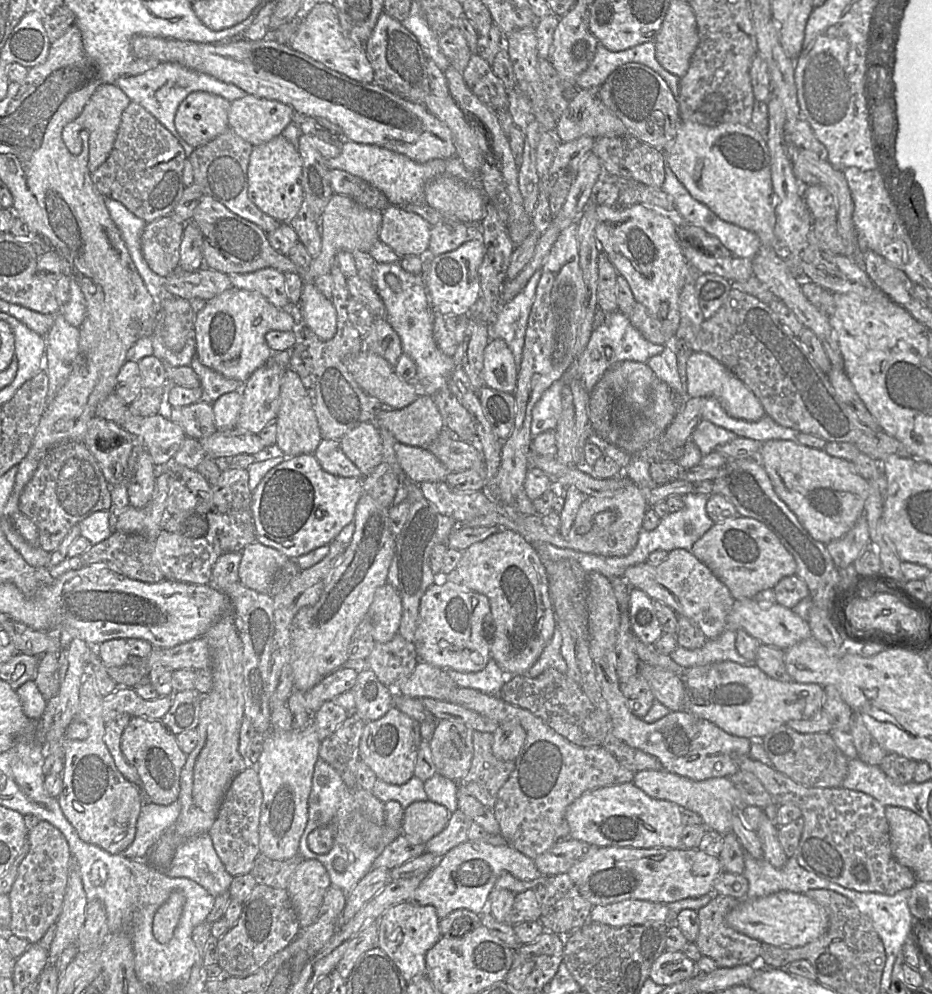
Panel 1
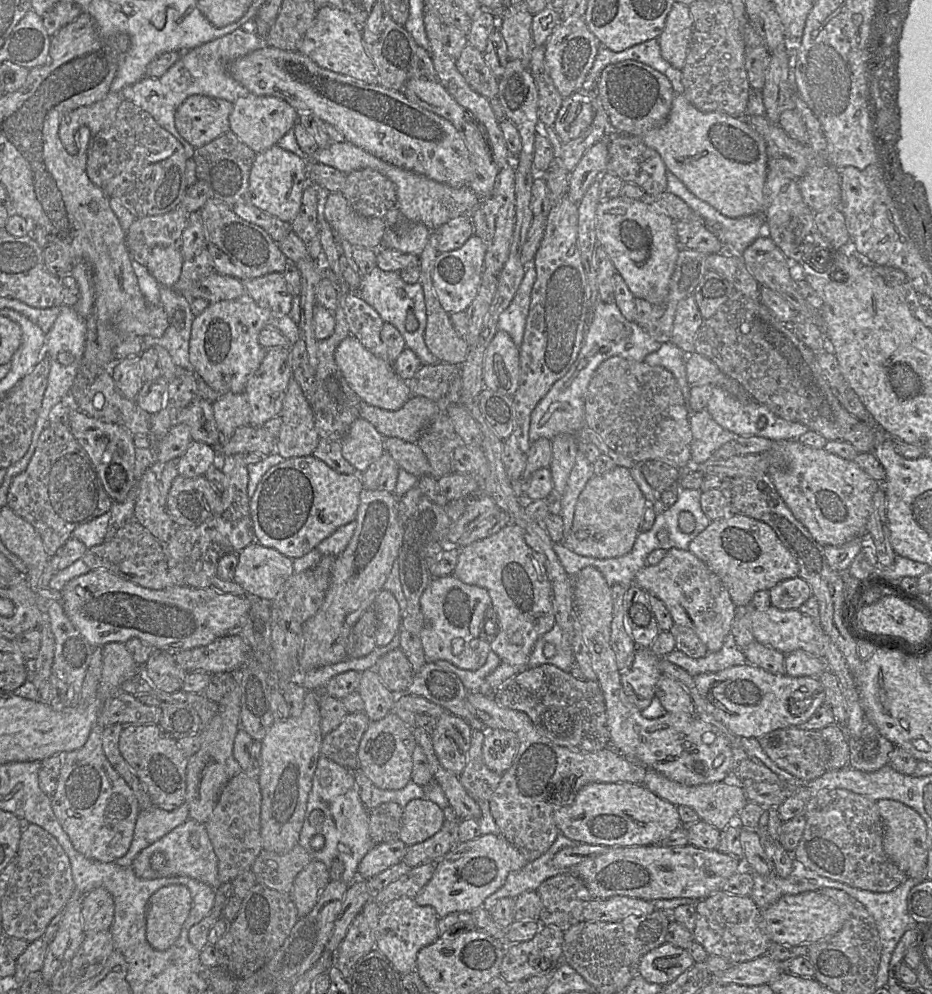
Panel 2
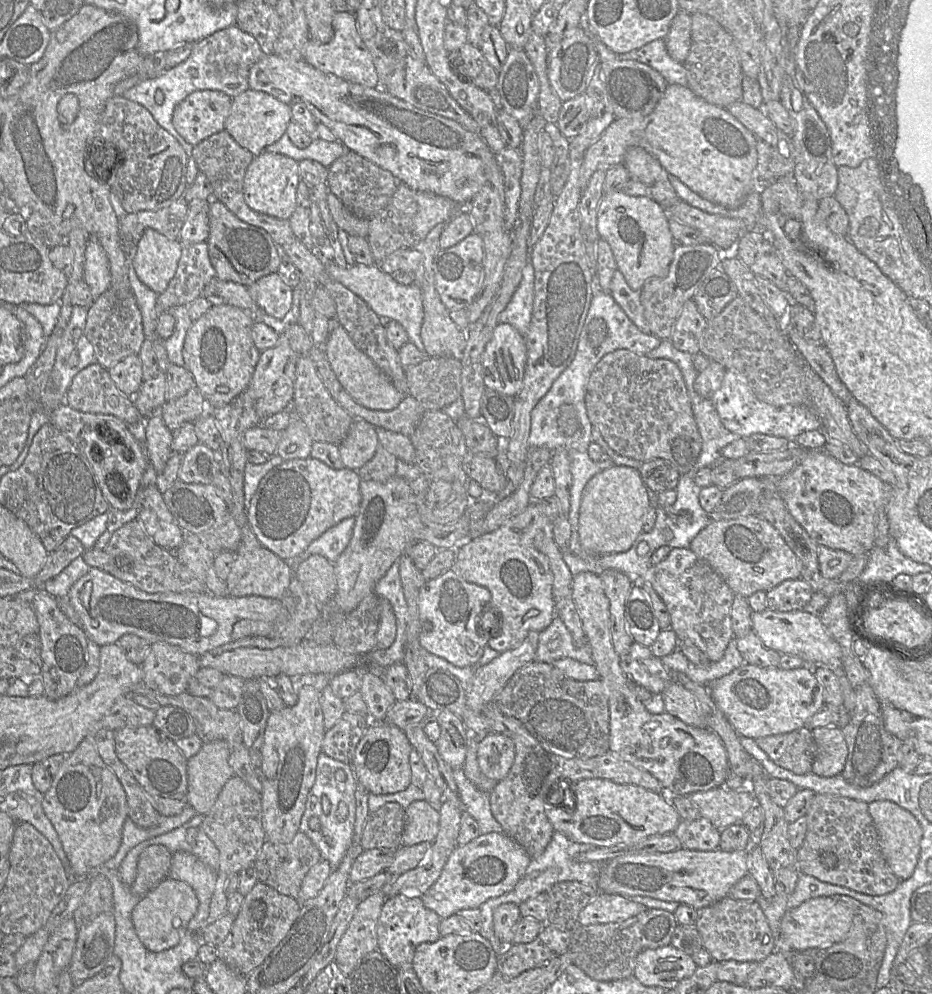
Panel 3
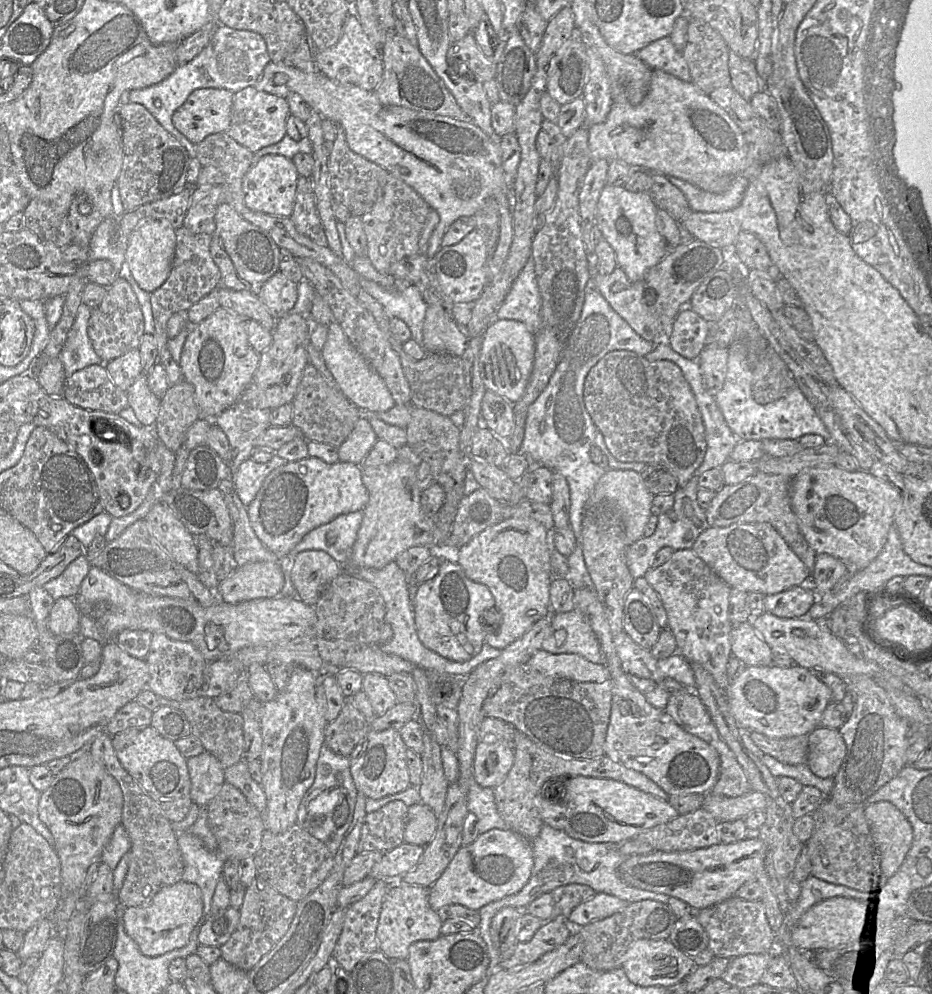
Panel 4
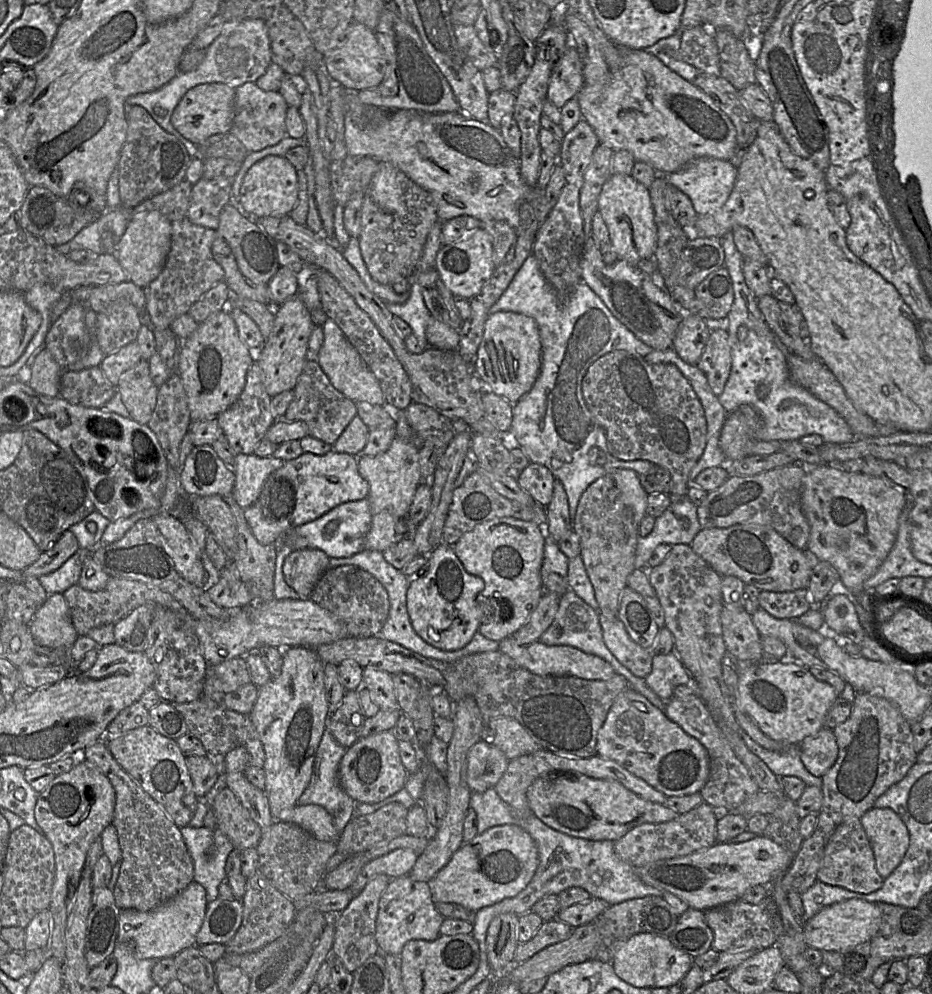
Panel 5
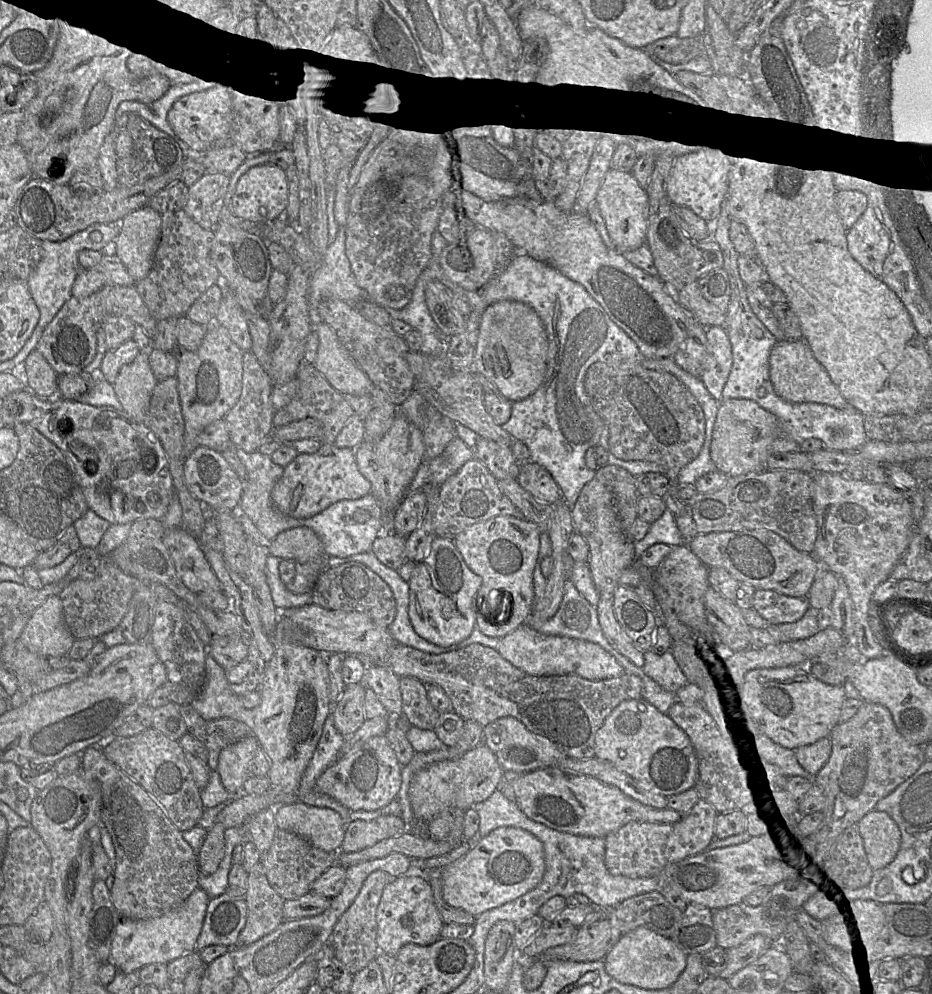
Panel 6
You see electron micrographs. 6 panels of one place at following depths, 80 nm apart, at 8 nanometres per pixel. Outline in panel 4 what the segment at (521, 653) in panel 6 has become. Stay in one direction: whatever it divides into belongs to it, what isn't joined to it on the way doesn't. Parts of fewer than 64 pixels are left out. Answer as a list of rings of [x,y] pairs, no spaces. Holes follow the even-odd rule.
[[[542,649],[527,664],[545,676],[576,682],[603,683],[609,679],[605,665],[595,664],[578,654],[551,654]]]

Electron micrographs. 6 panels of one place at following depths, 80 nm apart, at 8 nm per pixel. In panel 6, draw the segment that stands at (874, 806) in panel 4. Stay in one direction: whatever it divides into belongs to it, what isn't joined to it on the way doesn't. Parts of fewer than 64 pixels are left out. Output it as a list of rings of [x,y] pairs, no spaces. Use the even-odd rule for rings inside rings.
[[[873,809],[858,822],[864,849],[875,871],[889,865],[901,845],[901,832],[896,822],[883,811]]]

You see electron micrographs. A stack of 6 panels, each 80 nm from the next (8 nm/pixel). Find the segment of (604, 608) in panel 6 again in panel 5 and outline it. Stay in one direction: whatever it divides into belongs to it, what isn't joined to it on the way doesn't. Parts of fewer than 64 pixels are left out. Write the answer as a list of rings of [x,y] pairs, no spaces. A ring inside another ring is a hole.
[[[599,612],[599,624],[608,650],[633,675],[645,679],[652,670],[652,652],[630,639],[618,617],[610,620]]]

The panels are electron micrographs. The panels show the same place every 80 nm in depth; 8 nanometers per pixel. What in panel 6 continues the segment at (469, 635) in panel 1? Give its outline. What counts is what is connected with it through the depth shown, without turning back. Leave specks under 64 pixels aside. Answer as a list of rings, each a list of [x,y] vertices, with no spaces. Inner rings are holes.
[[[435,537],[429,553],[423,561],[416,564],[408,582],[408,617],[416,634],[426,641],[442,647],[465,640],[476,626],[475,596],[481,584],[482,578],[467,567],[454,541]]]

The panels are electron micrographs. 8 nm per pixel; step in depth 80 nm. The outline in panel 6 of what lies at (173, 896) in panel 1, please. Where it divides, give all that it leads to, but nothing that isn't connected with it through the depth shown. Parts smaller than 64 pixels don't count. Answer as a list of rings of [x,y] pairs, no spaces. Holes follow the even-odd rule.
[[[197,887],[178,907],[154,918],[135,920],[121,917],[112,941],[112,964],[124,973],[138,972],[149,964],[168,964],[186,953],[196,951],[210,897]]]

